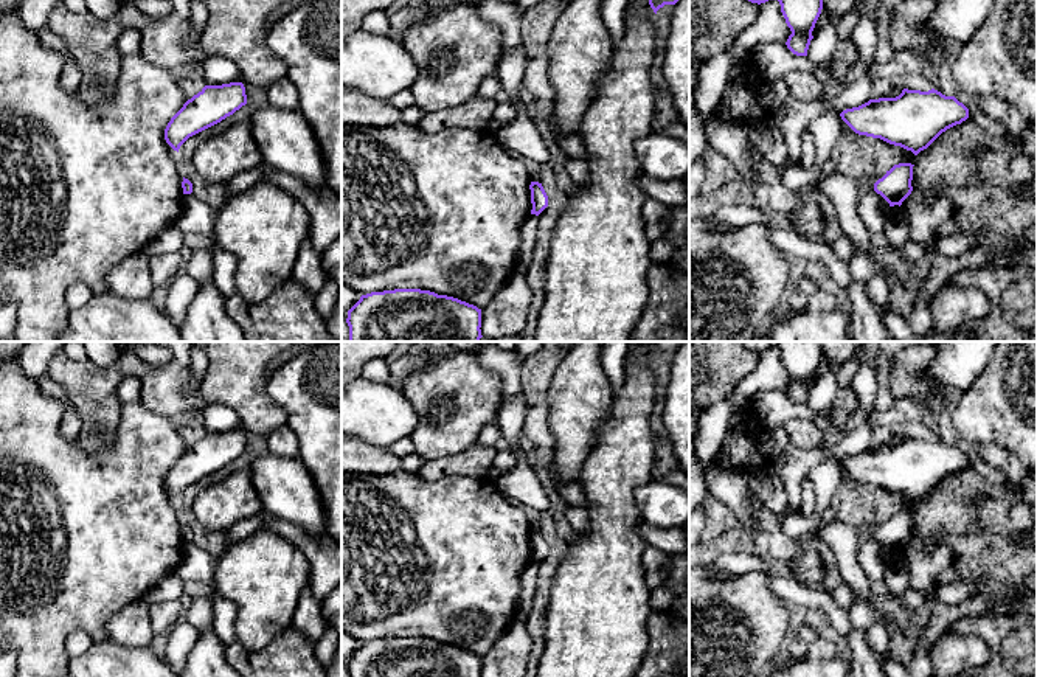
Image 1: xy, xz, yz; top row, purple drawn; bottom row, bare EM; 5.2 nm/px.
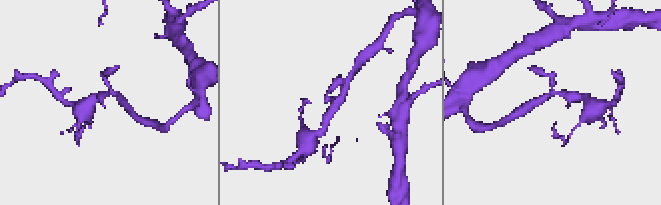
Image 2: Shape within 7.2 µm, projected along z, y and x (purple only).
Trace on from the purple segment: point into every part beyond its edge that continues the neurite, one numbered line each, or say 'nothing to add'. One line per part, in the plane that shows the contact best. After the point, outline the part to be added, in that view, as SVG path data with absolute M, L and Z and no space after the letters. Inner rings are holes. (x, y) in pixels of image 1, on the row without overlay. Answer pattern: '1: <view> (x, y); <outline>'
nothing to add

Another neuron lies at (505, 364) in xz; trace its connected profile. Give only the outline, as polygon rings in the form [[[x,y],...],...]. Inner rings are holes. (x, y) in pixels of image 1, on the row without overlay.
[[[484,343],[480,346],[478,359],[486,370],[500,376],[503,394],[514,396],[522,393],[522,365],[514,352]]]

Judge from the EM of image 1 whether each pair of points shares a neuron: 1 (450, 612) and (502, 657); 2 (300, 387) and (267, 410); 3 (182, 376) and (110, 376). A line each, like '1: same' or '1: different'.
1: different
2: different
3: same

